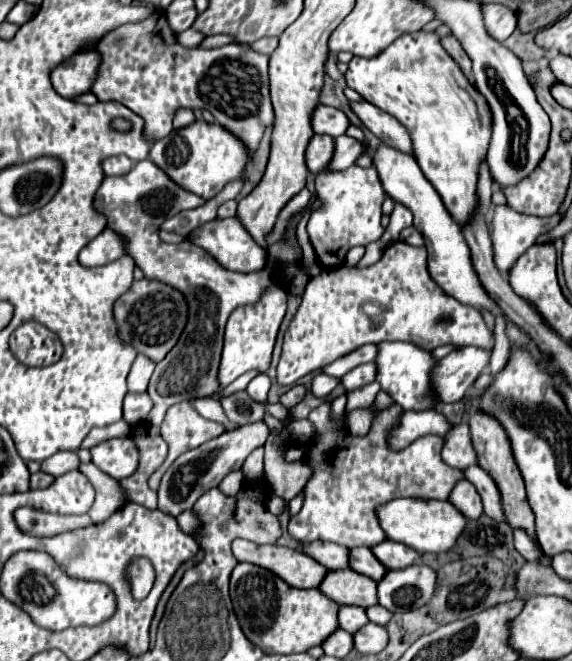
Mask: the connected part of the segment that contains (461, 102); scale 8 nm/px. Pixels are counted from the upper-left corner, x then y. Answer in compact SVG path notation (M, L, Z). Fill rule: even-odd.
M426 31L402 33L380 55L368 59L354 57L348 63L346 83L354 91L358 91L368 103L390 113L408 129L414 143L414 155L422 173L442 197L448 213L460 225L464 225L476 207L476 175L480 161L486 157L484 153L488 151L492 115L486 99L468 83L454 59L444 51L440 37L436 33Z

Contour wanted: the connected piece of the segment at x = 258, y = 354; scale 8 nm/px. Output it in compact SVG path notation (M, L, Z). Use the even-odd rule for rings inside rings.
M264 301L264 303L256 303L256 307L250 307L250 305L238 307L230 315L226 323L226 333L224 333L222 359L218 367L218 385L220 387L230 385L236 377L248 371L258 371L258 373L268 371L272 363L276 335L278 335L284 313L286 313L286 301Z

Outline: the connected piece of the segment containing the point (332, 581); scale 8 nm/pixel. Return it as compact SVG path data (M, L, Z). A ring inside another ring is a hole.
M344 569L328 571L320 585L320 591L338 605L358 605L366 609L378 605L376 587L376 581L368 579L366 575L360 575L352 569Z

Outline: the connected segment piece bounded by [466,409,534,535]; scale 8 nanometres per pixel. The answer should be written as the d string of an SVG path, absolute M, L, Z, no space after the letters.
M480 409L468 411L466 419L468 419L470 433L472 433L474 449L478 453L478 465L484 467L496 479L500 493L502 493L502 499L504 499L502 503L504 503L508 523L512 527L524 527L530 535L534 535L534 515L532 515L532 509L528 507L528 495L526 495L526 487L524 487L524 479L520 475L520 469L516 467L516 461L512 459L512 445L510 445L508 435L504 433L504 427L500 427L500 423L494 415L488 415L486 411L480 411Z

